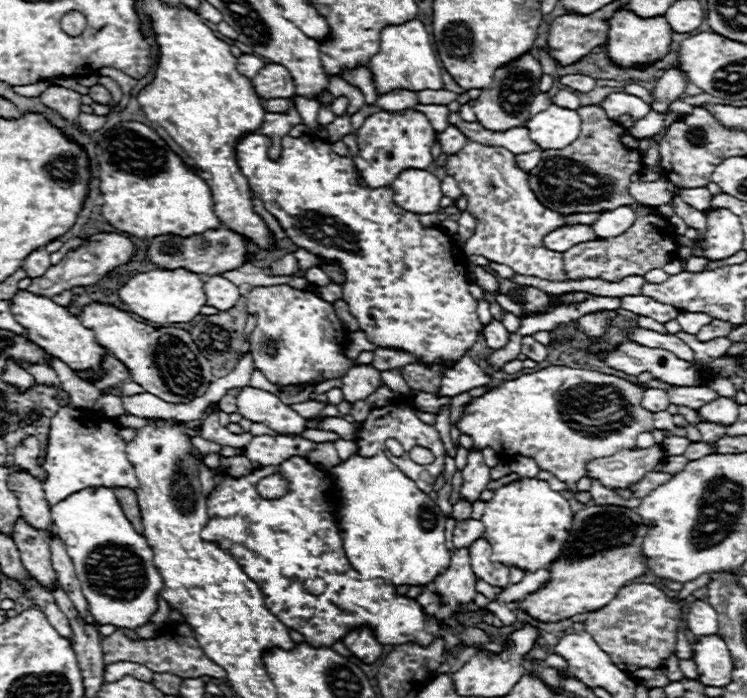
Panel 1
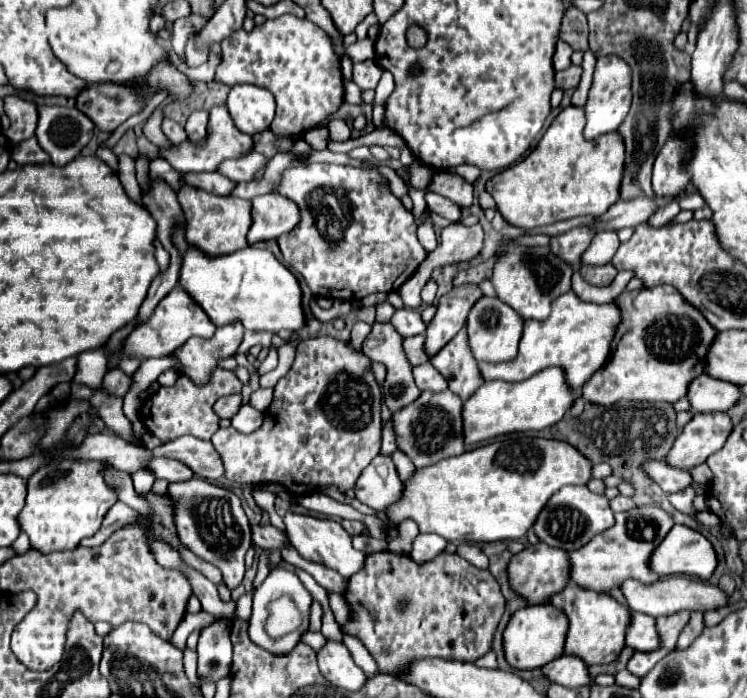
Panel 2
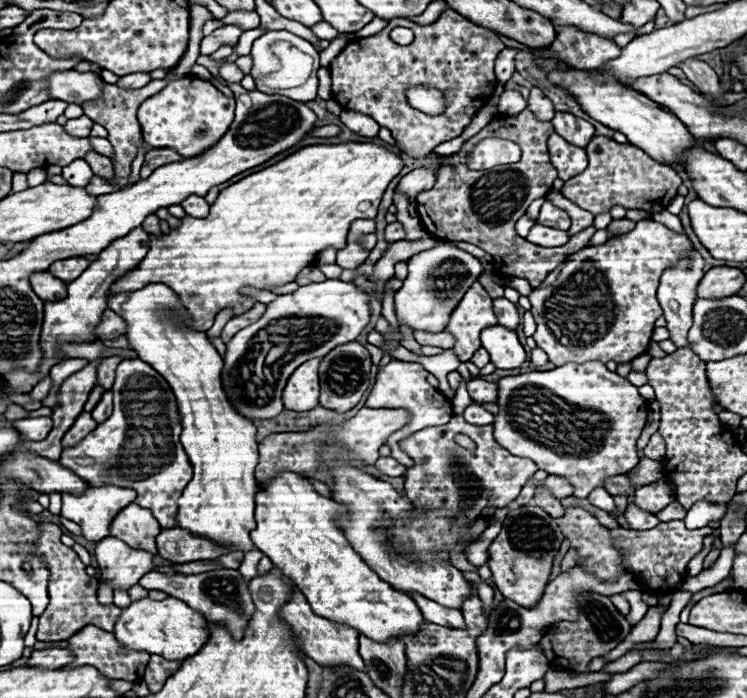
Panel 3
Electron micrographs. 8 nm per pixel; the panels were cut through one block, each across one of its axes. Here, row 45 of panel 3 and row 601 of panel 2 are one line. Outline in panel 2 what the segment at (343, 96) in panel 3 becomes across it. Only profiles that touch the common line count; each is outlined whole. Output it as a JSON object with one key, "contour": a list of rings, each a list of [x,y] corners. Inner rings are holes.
{"contour":[[[394,552],[370,554],[366,558],[366,570],[350,578],[346,602],[350,604],[352,620],[342,626],[342,630],[354,634],[356,638],[362,638],[364,646],[370,650],[370,654],[374,654],[378,670],[394,676],[398,676],[398,670],[408,666],[414,658],[440,656],[446,660],[474,662],[482,654],[490,652],[492,634],[504,614],[504,596],[494,576],[488,570],[472,566],[458,554],[448,552],[440,552],[434,560],[424,564],[416,564],[410,556]],[[400,600],[408,600],[408,606],[404,610],[398,608]]]}

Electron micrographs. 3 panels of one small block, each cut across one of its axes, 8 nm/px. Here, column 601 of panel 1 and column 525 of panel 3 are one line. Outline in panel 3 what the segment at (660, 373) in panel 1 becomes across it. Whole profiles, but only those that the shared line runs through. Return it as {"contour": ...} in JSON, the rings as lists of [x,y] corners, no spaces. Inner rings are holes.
{"contour":[[[496,324],[496,326],[484,328],[480,332],[480,340],[482,340],[482,348],[488,350],[490,360],[496,364],[496,368],[502,368],[502,370],[518,368],[526,360],[526,352],[518,342],[518,336],[514,330],[508,330]]]}

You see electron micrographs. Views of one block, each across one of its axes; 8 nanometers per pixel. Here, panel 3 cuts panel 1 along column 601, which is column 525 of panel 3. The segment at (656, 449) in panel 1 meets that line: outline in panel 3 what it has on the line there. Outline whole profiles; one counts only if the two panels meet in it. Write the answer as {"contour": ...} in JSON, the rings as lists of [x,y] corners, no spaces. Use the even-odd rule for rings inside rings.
{"contour":[[[454,416],[446,426],[418,430],[400,440],[400,448],[416,462],[416,466],[406,472],[404,486],[408,500],[422,502],[422,506],[446,506],[462,524],[478,520],[486,506],[508,506],[538,468],[528,458],[518,458],[508,450],[502,450],[492,432],[492,424],[474,426],[462,416]],[[456,434],[468,434],[476,442],[476,450],[468,452],[458,446],[454,442]]]}

